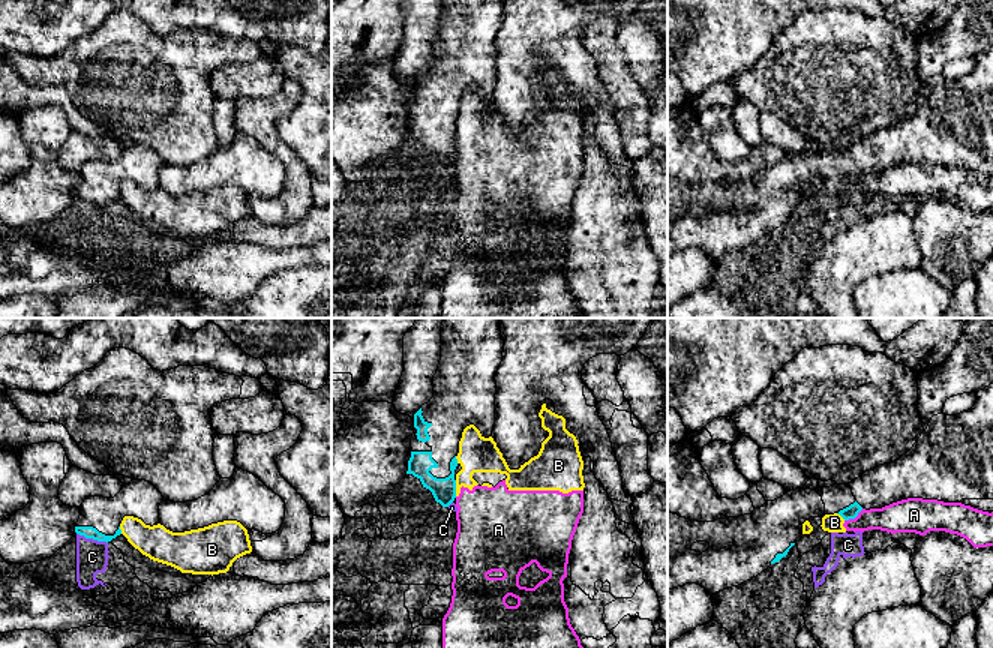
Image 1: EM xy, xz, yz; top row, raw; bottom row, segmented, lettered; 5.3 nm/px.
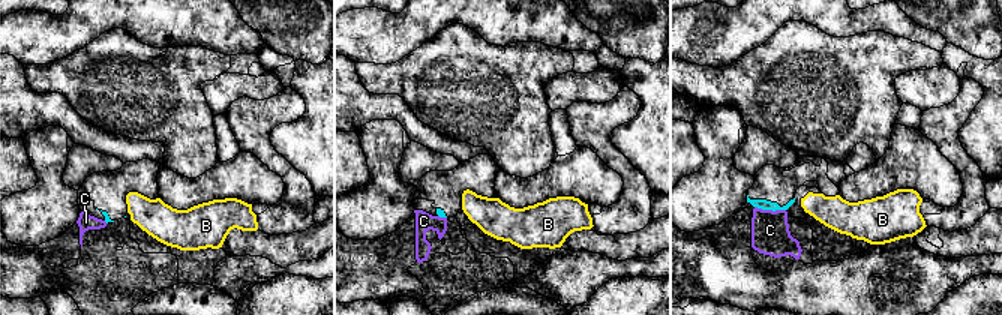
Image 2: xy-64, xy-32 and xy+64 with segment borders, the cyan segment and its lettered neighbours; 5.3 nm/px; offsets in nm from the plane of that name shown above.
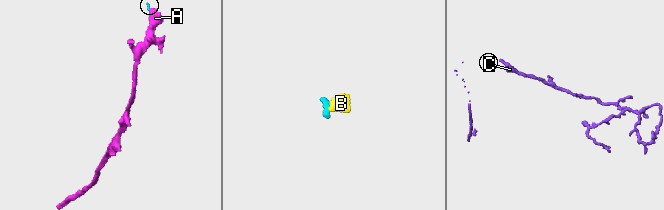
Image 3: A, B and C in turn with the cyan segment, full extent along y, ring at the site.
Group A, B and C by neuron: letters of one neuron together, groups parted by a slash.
A B / C

